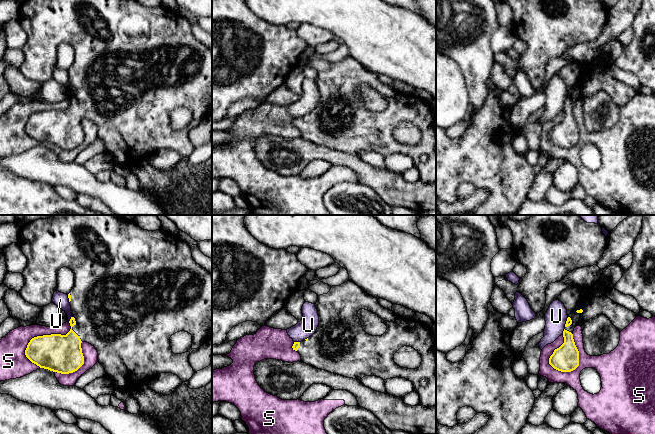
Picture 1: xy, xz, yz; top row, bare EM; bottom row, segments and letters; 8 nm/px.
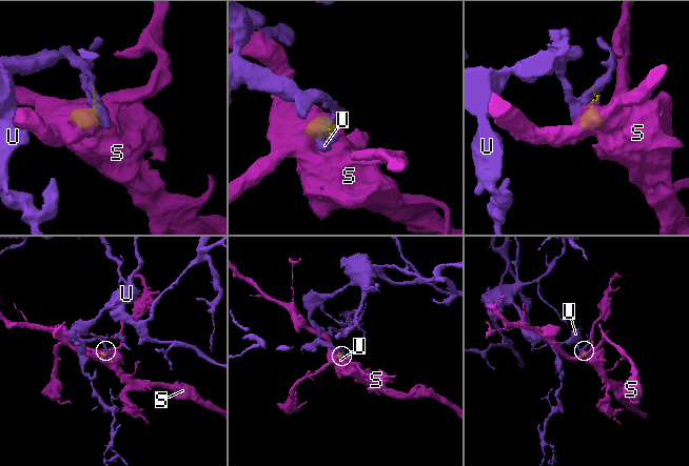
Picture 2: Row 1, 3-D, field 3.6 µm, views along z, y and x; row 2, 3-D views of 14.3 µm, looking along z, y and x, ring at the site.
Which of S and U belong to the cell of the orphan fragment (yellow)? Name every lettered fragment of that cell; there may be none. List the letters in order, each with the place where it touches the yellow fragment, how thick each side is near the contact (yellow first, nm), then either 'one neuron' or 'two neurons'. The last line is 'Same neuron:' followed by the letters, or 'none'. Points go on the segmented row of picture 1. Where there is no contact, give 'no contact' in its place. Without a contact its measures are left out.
S: meets yellow in yz at (578, 360); 200 nm thick on the yellow side, 190 nm on the other; two neurons
U: meets yellow in xy at (70, 319); 240 nm thick on the yellow side, 110 nm on the other; two neurons
Same neuron: none

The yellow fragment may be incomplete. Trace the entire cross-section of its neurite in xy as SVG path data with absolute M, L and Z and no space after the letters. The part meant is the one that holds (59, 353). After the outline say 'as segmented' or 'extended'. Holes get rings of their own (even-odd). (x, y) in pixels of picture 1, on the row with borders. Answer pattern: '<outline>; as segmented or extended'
M53 215L48 219L38 219L23 226L20 229L18 244L27 258L27 266L22 273L24 286L19 292L26 302L38 307L44 307L52 303L53 294L57 290L58 271L67 267L74 273L74 287L68 294L72 311L72 317L69 321L71 329L66 335L51 334L32 338L25 350L26 357L32 363L40 368L61 374L73 373L84 364L81 343L87 342L97 350L98 362L104 367L106 378L113 384L114 388L130 394L137 388L148 384L152 378L161 373L175 374L182 382L188 381L193 376L195 371L188 359L190 352L174 354L170 347L170 337L180 331L190 333L192 335L192 349L199 348L212 337L212 274L193 260L191 248L186 242L162 229L156 231L144 230L134 220L125 220L116 215Z; extended

